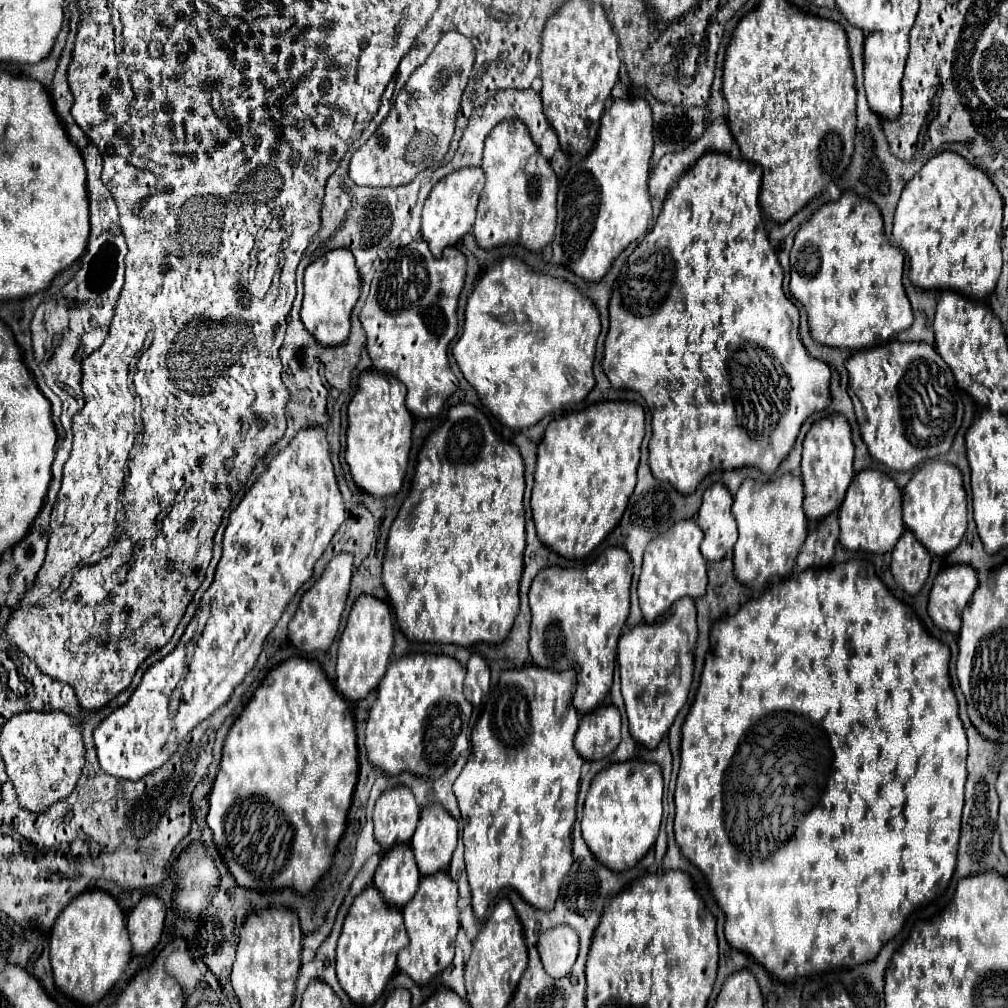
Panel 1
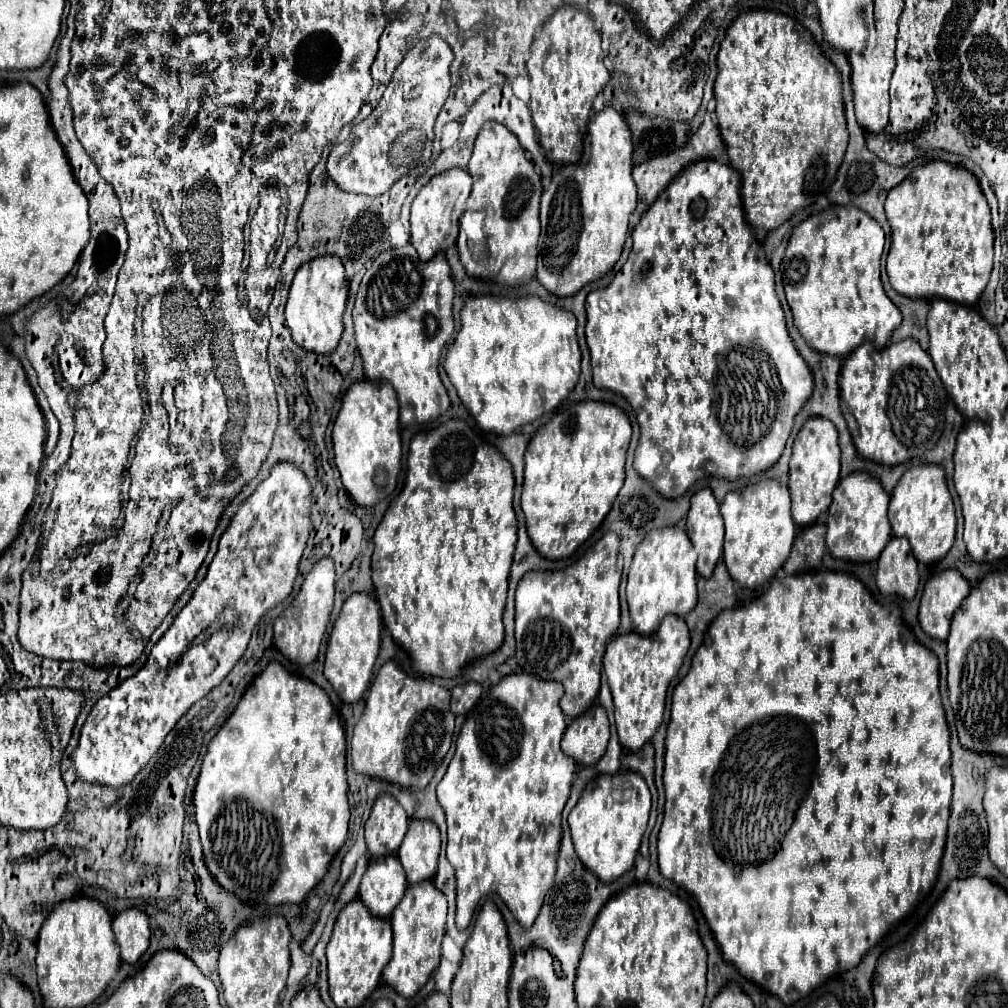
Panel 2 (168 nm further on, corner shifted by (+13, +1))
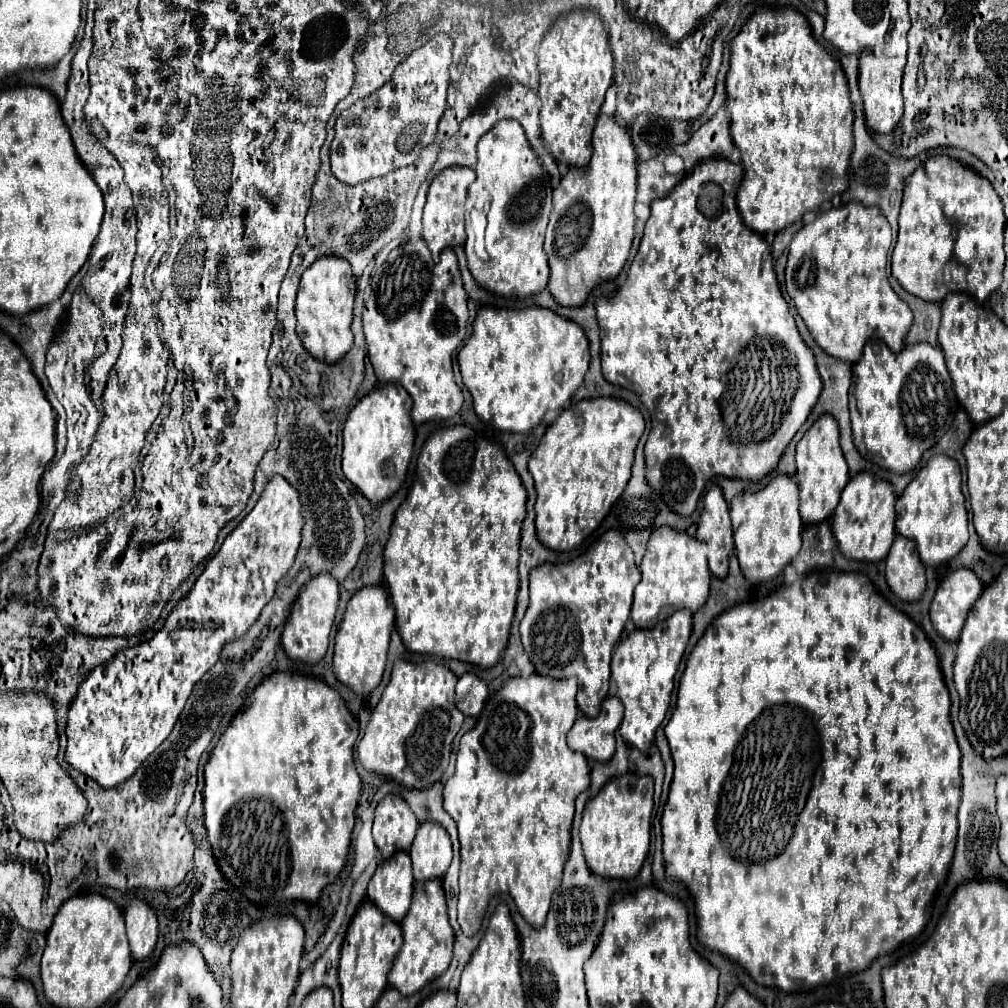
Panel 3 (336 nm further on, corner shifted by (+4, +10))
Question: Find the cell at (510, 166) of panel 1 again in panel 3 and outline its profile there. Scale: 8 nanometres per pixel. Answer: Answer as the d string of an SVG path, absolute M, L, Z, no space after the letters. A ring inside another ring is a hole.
M499 121L487 131L477 147L477 179L469 195L485 195L489 201L489 225L485 243L489 261L481 261L471 245L465 243L467 265L479 287L501 297L531 297L547 289L549 265L543 249L545 229L551 215L551 183L531 145L527 145L523 127L517 121Z

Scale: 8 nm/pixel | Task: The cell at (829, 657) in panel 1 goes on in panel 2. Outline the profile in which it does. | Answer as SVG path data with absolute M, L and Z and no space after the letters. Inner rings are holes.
M802 572L802 574L790 574L784 578L778 578L770 584L768 592L760 598L752 600L746 606L738 606L734 610L724 610L706 630L704 642L698 648L690 672L680 680L680 684L674 688L672 694L672 714L670 724L666 732L666 756L664 756L664 792L666 792L666 808L664 808L664 822L658 836L658 866L662 876L670 878L678 886L684 886L694 898L698 900L704 918L708 926L714 932L714 938L724 954L726 960L730 960L744 978L750 982L766 988L770 994L778 996L782 1002L796 1002L810 994L822 980L830 978L832 974L846 972L860 964L862 956L888 932L888 928L902 920L902 916L912 908L912 904L922 896L924 886L934 884L940 874L942 864L942 852L947 838L948 820L950 816L950 800L952 800L952 776L950 776L950 730L946 724L944 708L940 704L940 692L938 692L938 660L936 656L916 642L914 634L902 620L902 612L898 606L882 606L878 604L872 594L864 588L864 584L848 574L848 572Z

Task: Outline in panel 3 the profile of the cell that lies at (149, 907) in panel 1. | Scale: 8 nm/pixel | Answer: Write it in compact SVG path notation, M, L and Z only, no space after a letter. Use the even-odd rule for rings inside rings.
M133 901L125 911L127 937L133 959L147 959L157 943L157 915L145 901Z

